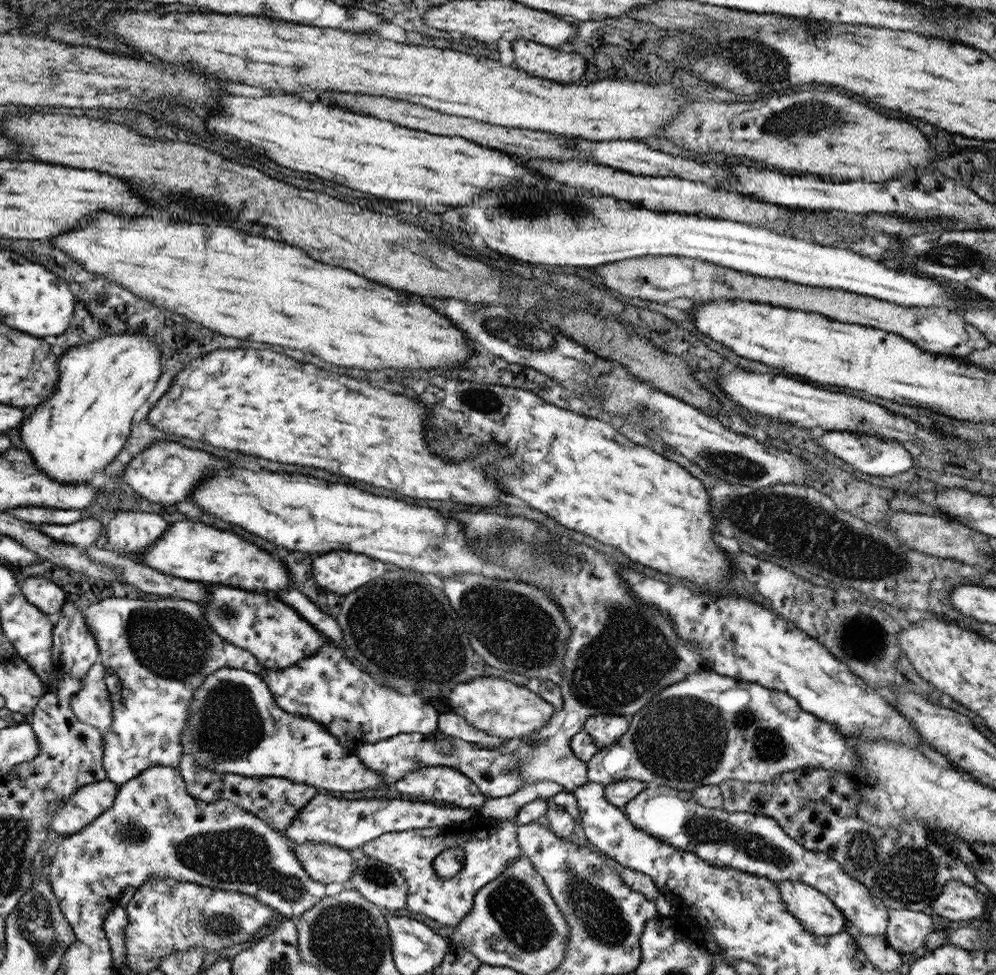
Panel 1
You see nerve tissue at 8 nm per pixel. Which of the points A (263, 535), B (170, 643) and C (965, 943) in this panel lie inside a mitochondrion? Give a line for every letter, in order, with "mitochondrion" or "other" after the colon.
A: other
B: mitochondrion
C: other

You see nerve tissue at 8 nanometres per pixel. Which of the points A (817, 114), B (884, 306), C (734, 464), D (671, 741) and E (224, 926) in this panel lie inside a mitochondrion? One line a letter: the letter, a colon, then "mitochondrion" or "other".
A: mitochondrion
B: other
C: mitochondrion
D: mitochondrion
E: mitochondrion

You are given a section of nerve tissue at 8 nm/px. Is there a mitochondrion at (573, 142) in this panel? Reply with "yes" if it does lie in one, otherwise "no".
no

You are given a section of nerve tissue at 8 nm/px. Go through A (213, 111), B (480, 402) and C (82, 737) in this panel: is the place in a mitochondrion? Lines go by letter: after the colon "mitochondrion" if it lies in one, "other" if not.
A: other
B: mitochondrion
C: other

